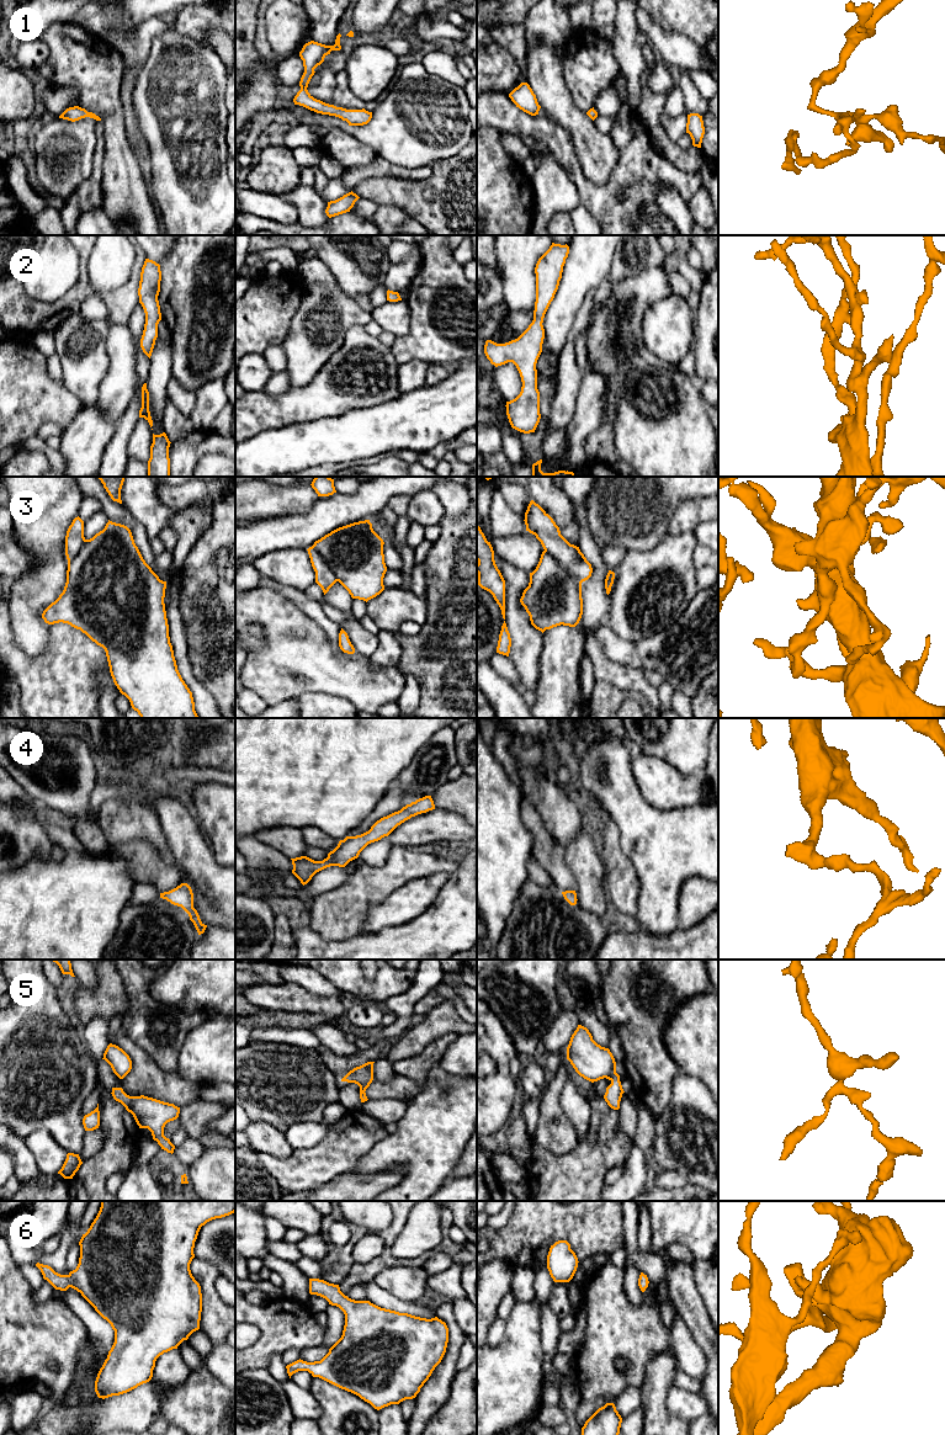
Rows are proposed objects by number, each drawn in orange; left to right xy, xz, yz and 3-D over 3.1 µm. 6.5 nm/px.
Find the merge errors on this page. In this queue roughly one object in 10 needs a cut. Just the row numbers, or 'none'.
3

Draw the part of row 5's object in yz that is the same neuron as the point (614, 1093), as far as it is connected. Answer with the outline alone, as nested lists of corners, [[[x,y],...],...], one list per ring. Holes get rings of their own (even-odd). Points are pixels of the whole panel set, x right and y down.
[[[578,1025],[572,1035],[567,1047],[567,1059],[580,1077],[591,1083],[609,1079],[611,1084],[606,1088],[604,1099],[611,1109],[620,1109],[625,1091],[616,1073],[615,1058],[609,1048],[601,1047],[593,1040],[586,1027]]]

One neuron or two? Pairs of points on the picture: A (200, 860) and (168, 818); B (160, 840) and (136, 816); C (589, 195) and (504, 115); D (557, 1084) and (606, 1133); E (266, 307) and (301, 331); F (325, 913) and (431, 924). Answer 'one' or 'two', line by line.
A: one
B: one
C: one
D: two
E: two
F: two

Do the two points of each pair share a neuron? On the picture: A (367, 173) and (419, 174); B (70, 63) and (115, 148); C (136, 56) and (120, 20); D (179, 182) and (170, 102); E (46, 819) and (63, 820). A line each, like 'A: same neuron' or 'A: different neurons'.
A: same neuron
B: same neuron
C: different neurons
D: same neuron
E: same neuron

